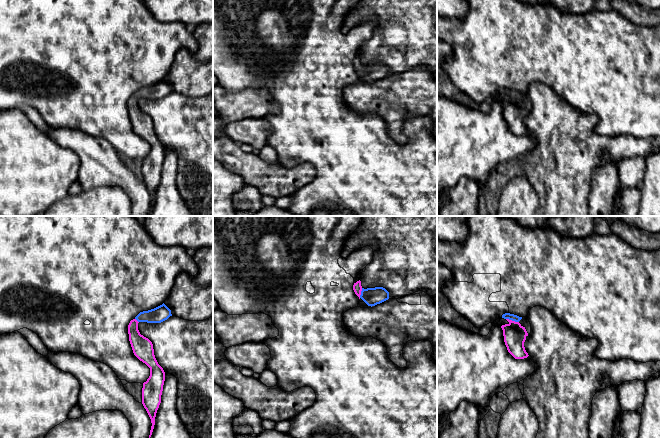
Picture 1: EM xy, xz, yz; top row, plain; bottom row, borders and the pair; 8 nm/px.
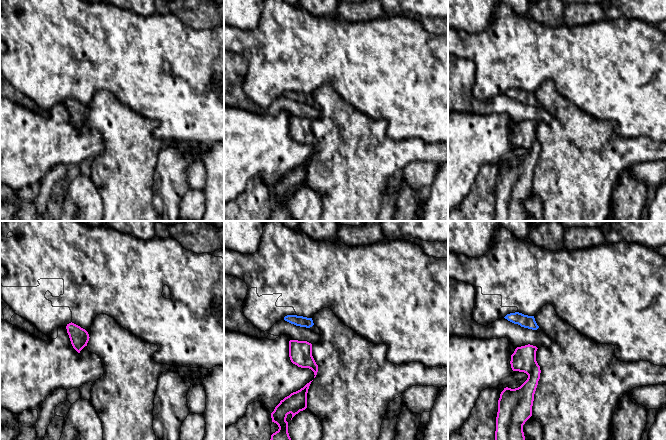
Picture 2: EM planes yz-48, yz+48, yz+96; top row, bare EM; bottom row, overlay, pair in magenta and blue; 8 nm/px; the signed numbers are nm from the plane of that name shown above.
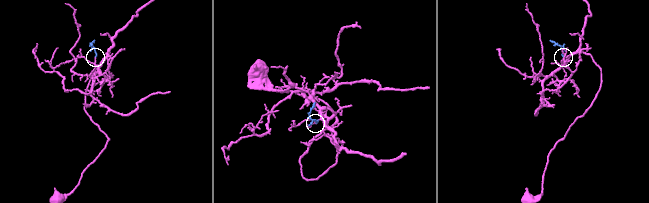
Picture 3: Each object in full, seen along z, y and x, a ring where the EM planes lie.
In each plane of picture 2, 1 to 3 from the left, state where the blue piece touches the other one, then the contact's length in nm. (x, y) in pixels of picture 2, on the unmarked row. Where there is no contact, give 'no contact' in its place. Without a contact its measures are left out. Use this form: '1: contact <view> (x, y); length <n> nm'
1: no contact
2: no contact
3: no contact

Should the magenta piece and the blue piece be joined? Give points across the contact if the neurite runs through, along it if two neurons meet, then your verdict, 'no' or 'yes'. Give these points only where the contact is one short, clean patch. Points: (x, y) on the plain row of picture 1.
runs through yz (514, 110), (512, 97), (509, 92); yes

